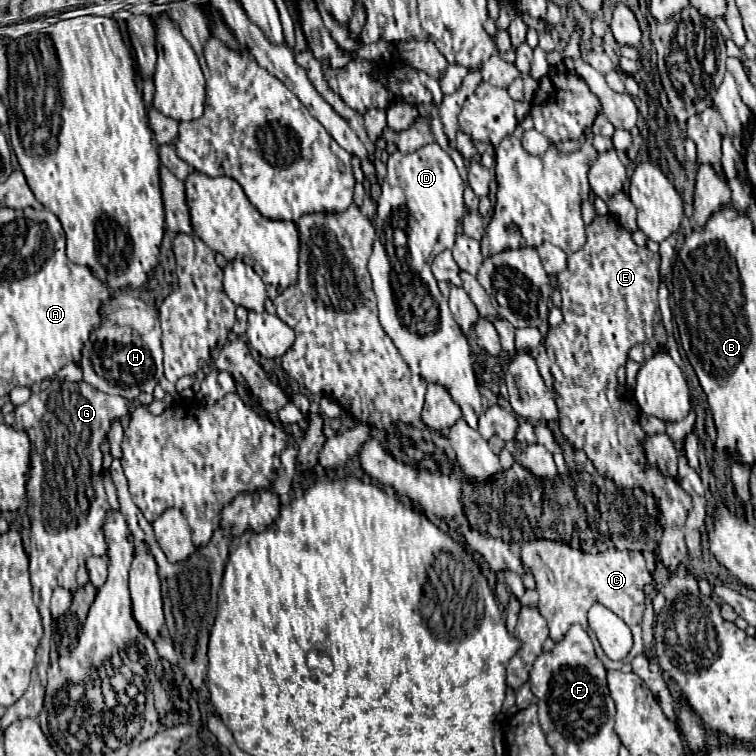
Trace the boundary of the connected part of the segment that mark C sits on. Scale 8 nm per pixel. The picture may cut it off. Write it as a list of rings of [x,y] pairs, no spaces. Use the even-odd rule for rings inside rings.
[[[532,540],[532,542],[522,544],[522,550],[536,550],[536,552],[530,552],[534,556],[524,554],[522,562],[526,566],[530,566],[534,578],[536,578],[536,588],[540,592],[538,610],[548,620],[550,638],[554,642],[560,642],[572,624],[580,624],[590,634],[594,648],[596,648],[596,656],[602,660],[602,664],[606,668],[614,668],[614,670],[620,670],[624,664],[630,664],[636,656],[640,656],[644,652],[644,644],[642,644],[642,614],[644,614],[644,606],[646,606],[644,586],[654,584],[655,579],[648,572],[645,559],[642,558],[640,552],[618,550],[618,548],[613,547],[593,555],[570,548],[568,544],[562,544],[562,542],[552,542],[552,540]],[[594,602],[610,606],[610,610],[614,614],[618,614],[628,624],[628,628],[632,630],[634,648],[630,650],[630,656],[626,660],[612,662],[602,652],[596,636],[588,628],[586,612]]]

